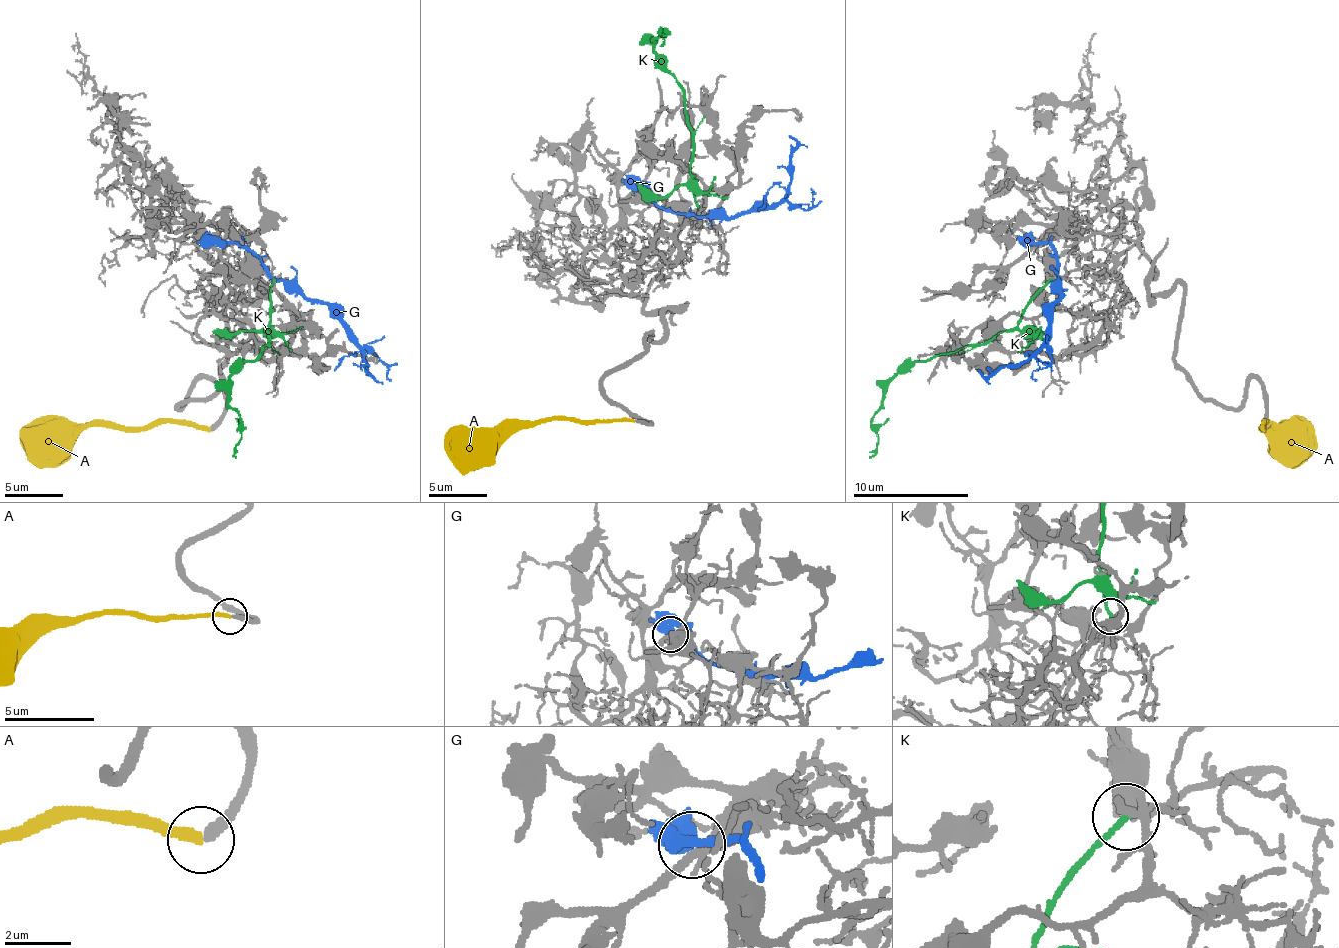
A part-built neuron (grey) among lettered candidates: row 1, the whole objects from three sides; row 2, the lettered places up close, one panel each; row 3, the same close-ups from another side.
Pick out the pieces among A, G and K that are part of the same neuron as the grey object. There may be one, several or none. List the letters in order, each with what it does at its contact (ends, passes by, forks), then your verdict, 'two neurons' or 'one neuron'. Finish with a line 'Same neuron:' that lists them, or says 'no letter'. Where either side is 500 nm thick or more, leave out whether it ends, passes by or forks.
A: it ends | one neuron
G: it forks | two neurons
K: it ends | two neurons
Same neuron: A

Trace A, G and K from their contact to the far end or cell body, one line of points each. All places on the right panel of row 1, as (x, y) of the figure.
A: (1262, 431), (1262, 422), (1262, 428), (1265, 425), (1300, 457), (1300, 451)
G: (1033, 245), (1053, 248), (1059, 280), (1050, 335), (1024, 361), (989, 375), (978, 370)
K: (1050, 280), (1012, 329), (983, 343), (908, 364), (893, 378), (882, 407), (873, 416), (879, 445), (870, 457)

